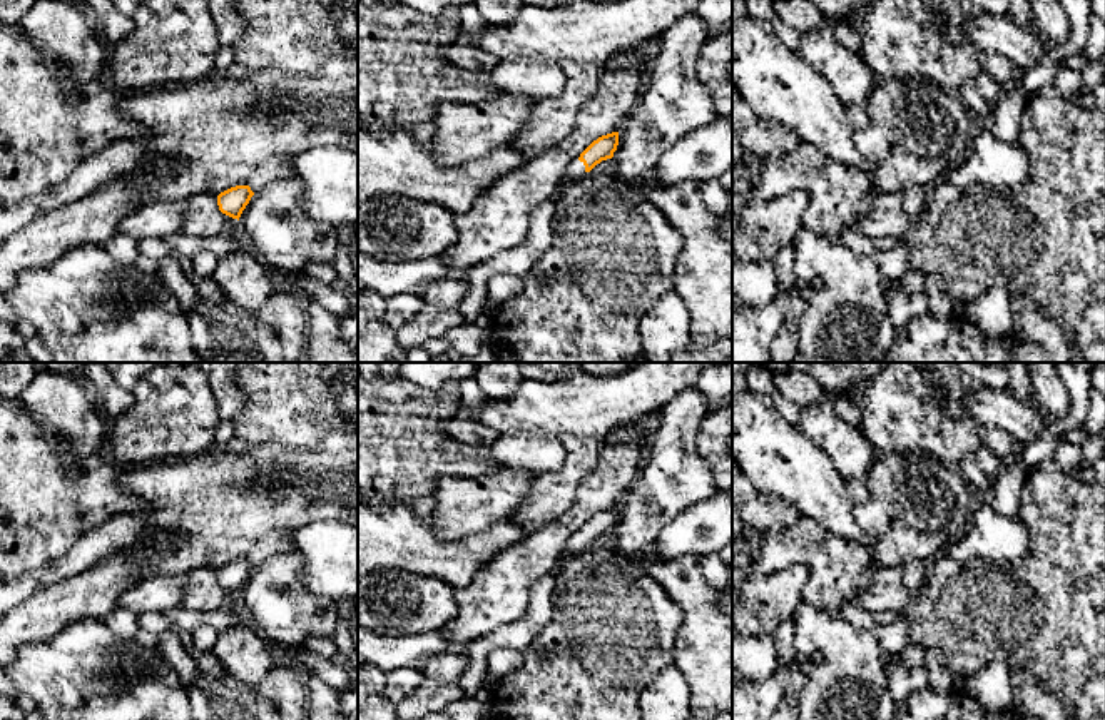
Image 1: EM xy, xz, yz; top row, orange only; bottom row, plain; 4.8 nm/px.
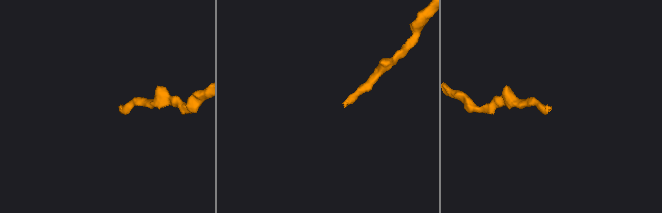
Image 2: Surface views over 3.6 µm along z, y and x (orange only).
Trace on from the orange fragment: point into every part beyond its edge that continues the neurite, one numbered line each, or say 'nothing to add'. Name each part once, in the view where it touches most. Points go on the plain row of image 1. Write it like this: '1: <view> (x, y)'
1: xz (575, 543)

